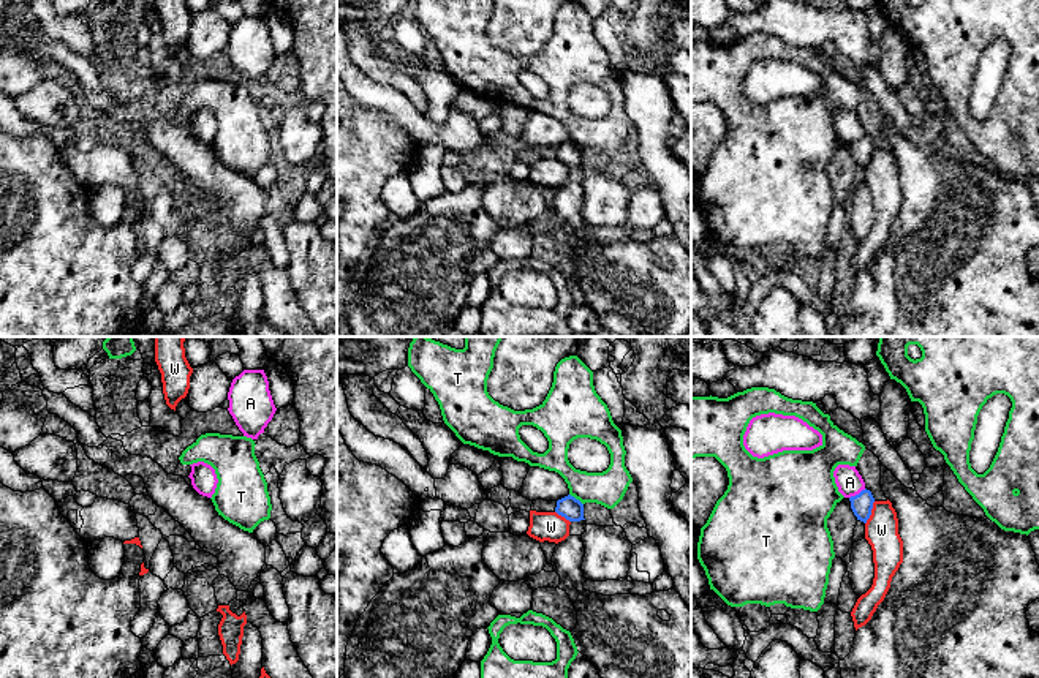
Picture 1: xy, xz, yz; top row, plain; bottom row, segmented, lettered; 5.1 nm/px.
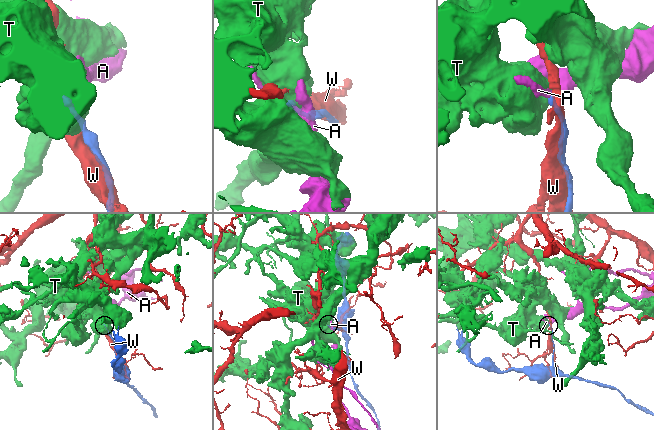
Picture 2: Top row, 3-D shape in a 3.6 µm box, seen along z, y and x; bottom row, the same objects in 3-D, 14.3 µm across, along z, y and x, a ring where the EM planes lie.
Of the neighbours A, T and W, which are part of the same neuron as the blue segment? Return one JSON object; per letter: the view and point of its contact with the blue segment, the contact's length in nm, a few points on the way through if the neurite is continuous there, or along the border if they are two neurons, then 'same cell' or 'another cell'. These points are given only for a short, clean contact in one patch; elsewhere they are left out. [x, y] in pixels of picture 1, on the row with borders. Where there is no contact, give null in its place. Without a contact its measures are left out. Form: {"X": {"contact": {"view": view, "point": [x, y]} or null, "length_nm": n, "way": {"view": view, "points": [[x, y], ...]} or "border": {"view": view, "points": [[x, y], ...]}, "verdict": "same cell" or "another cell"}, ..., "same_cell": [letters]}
{"A": {"contact": {"view": "yz", "point": [859, 493]}, "length_nm": 100, "border": {"view": "yz", "points": [[865, 489], [850, 498]]}, "verdict": "another cell"}, "T": {"contact": {"view": "xz", "point": [574, 498]}, "length_nm": 90, "border": {"view": "xz", "points": [[570, 493], [582, 504]]}, "verdict": "another cell"}, "W": {"contact": {"view": "yz", "point": [870, 512]}, "length_nm": 130, "verdict": "another cell"}, "same_cell": []}

